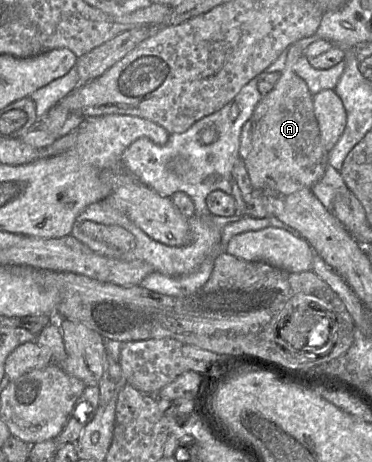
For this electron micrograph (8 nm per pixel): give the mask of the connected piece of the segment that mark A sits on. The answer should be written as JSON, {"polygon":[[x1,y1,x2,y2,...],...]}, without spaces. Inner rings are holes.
{"polygon":[[299,43,290,45,286,68,274,88,262,96,251,117,252,146,244,159,255,191,275,183,276,179,290,179,311,188,325,174,327,155,321,144,320,130,314,113,313,95,305,81,292,71,293,65,305,51]]}

